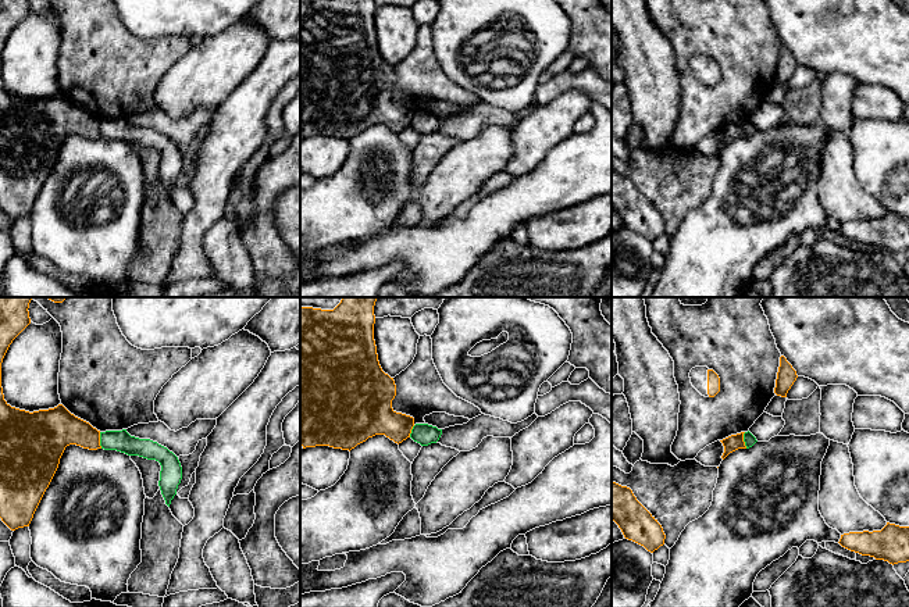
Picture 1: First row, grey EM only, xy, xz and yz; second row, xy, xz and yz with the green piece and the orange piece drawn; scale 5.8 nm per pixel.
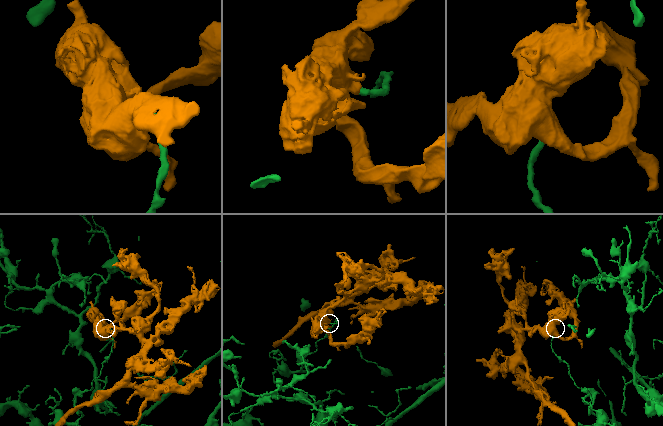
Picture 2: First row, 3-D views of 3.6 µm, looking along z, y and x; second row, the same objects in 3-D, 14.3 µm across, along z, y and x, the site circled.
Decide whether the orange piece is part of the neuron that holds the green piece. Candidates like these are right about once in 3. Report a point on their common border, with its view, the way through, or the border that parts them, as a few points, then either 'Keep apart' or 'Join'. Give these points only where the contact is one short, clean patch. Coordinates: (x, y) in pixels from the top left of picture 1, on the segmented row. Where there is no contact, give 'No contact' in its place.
Touches green at xy (100, 441). Boundary: xy (99, 432), (99, 445), (102, 447). Keep apart

